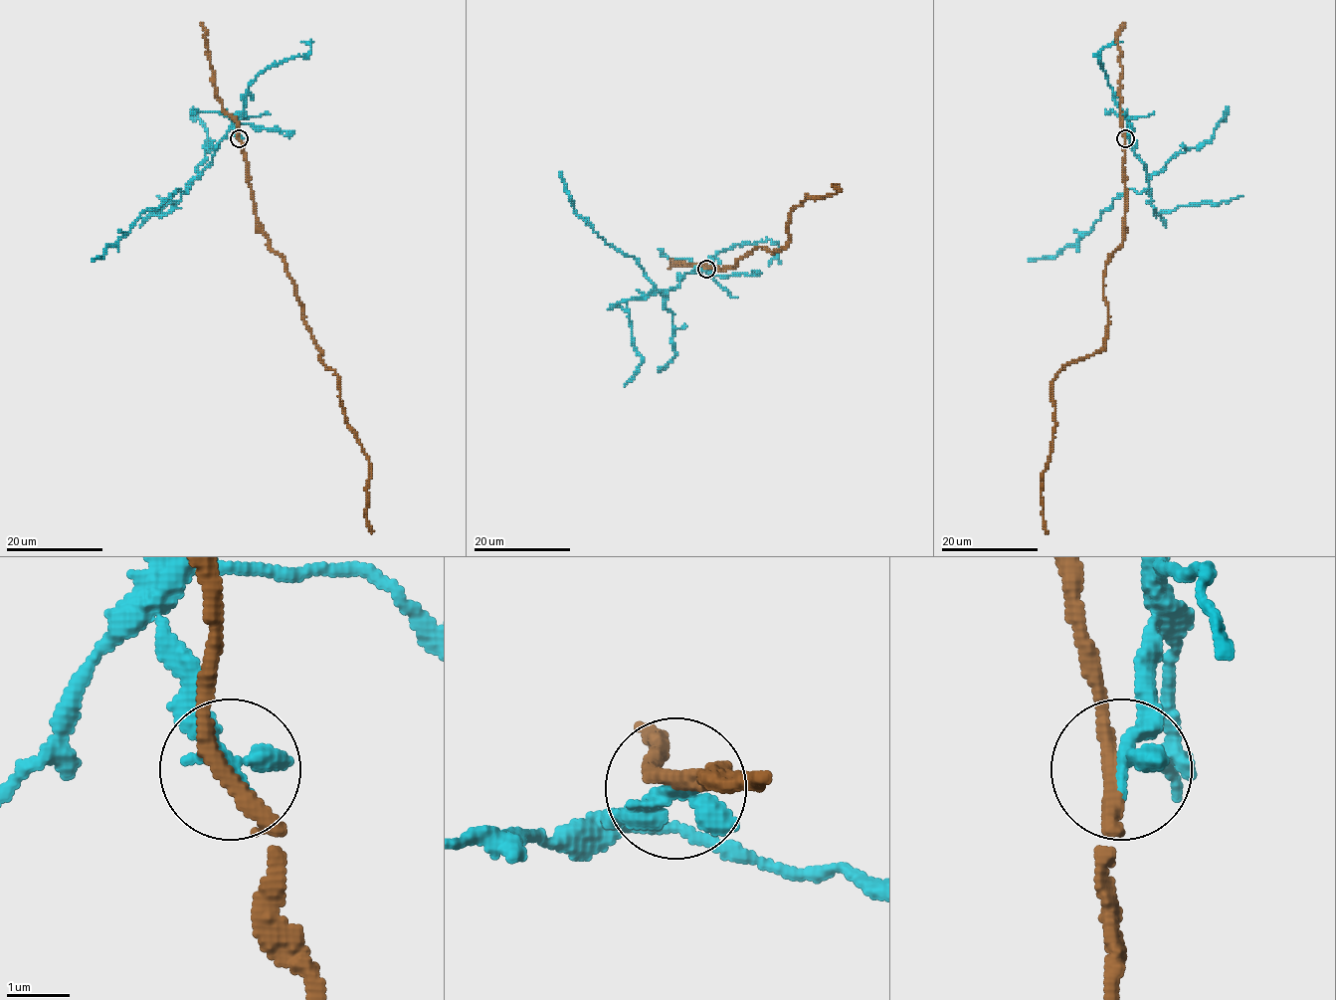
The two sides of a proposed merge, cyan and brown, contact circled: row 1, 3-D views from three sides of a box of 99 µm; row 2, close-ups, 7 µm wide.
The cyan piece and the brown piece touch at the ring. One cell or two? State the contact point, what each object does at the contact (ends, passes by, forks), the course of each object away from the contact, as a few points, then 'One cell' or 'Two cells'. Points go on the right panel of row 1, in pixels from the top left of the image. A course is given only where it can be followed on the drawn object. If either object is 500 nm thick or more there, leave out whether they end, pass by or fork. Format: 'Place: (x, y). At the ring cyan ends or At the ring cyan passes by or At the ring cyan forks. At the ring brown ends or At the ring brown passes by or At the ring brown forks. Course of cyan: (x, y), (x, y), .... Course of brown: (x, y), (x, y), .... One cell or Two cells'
Place: (1125, 138). At the ring cyan ends. At the ring brown passes by. Course of cyan: (1125, 138), (1129, 129), (1129, 143), (1144, 164), (1148, 187), (1114, 198), (1074, 245), (1054, 257), (1028, 262). Course of brown: (1125, 138), (1123, 242), (1103, 274), (1108, 330), (1098, 350), (1052, 381), (1041, 488), (1047, 532). Two cells

